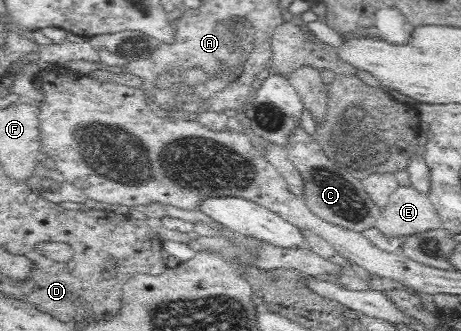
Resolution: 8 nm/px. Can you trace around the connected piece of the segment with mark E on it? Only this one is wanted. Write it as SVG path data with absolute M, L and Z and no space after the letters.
M399 184L391 193L387 205L378 211L374 227L387 236L401 238L442 228L441 219L434 215L433 202L411 184Z

